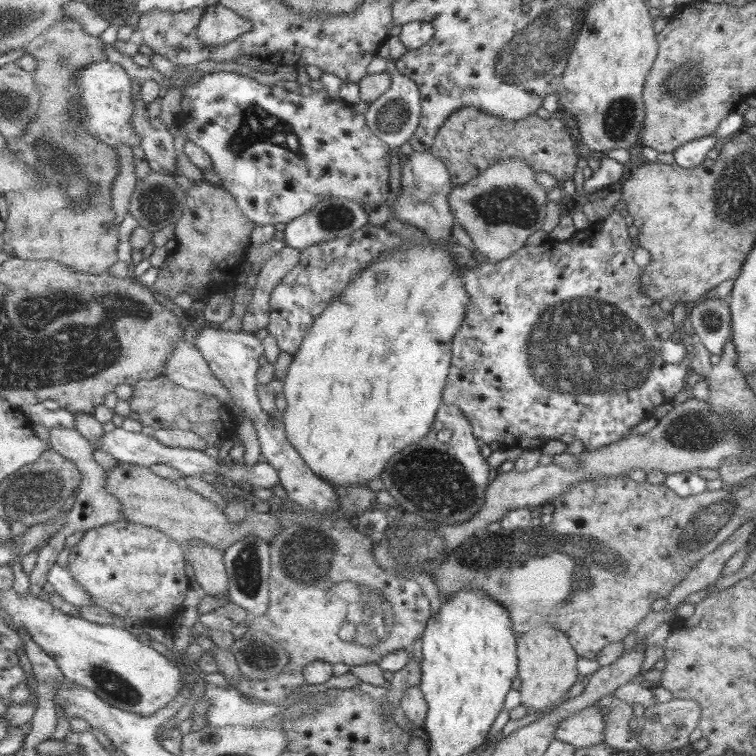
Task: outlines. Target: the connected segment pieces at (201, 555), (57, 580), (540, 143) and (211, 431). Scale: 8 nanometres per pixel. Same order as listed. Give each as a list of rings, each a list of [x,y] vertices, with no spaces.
[[[192,538],[188,542],[188,548],[185,548],[186,558],[194,569],[196,582],[207,595],[222,596],[230,590],[224,553],[197,538]]]
[[[53,566],[49,573],[48,581],[54,587],[55,592],[67,602],[82,608],[82,606],[93,606],[92,596],[77,582],[68,566]]]
[[[464,106],[457,109],[451,117],[445,121],[445,124],[438,130],[436,142],[433,144],[434,155],[440,158],[451,173],[454,187],[467,184],[473,178],[483,173],[492,164],[503,160],[504,158],[520,158],[527,166],[530,166],[534,172],[547,172],[555,180],[563,183],[573,176],[577,156],[575,155],[574,144],[569,139],[569,133],[565,131],[563,119],[559,114],[552,115],[547,119],[540,118],[533,114],[512,121],[509,119],[500,119],[496,115],[490,115],[484,111],[477,110],[476,107]]]
[[[165,374],[153,380],[136,382],[133,388],[128,418],[138,421],[142,426],[154,430],[169,428],[191,430],[203,437],[208,446],[216,444],[218,447],[223,440],[238,434],[240,426],[238,418],[234,415],[234,409],[229,404],[223,403],[220,398],[185,388]]]

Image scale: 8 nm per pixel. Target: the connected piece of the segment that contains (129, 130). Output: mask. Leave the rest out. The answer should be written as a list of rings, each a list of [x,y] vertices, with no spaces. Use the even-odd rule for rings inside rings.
[[[110,60],[94,62],[76,72],[76,82],[79,89],[81,89],[80,110],[84,114],[82,128],[86,128],[95,138],[99,138],[101,142],[108,144],[112,148],[117,148],[119,144],[126,144],[132,148],[141,147],[142,144],[142,136],[132,123],[134,117],[134,101],[132,100],[134,84],[132,79],[125,67],[121,66],[121,63],[111,62]]]

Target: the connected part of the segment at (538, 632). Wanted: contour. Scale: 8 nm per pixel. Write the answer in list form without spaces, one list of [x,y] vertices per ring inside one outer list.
[[[532,626],[516,637],[517,678],[520,680],[519,702],[527,712],[538,712],[549,708],[561,700],[569,687],[581,679],[576,671],[575,661],[578,656],[574,653],[569,639],[557,628],[552,626]]]

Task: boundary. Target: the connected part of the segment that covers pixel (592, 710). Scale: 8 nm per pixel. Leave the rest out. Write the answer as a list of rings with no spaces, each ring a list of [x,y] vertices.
[[[591,705],[558,722],[554,738],[575,748],[587,748],[602,742],[604,714]]]

